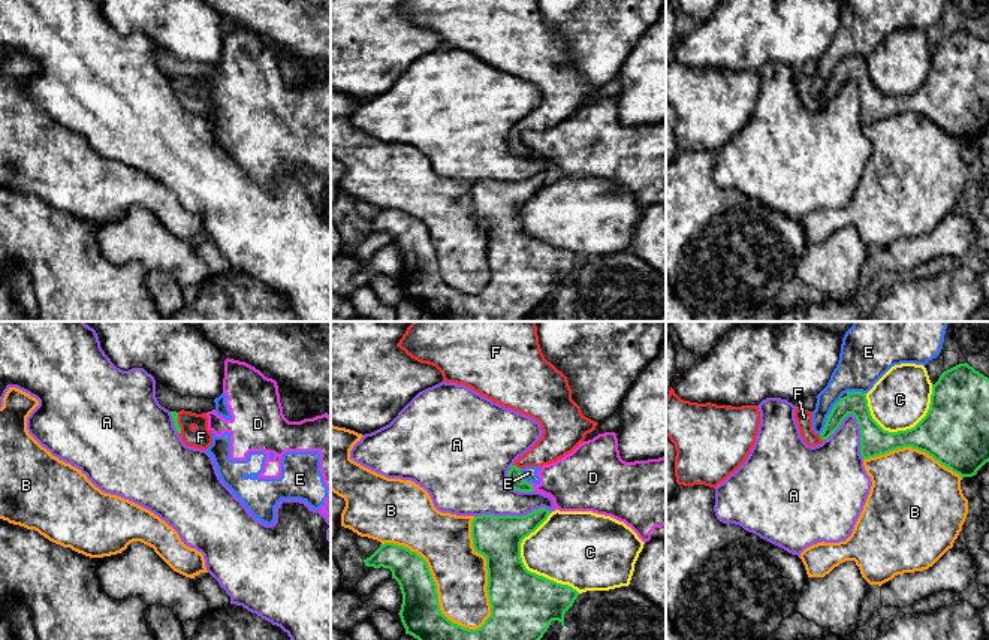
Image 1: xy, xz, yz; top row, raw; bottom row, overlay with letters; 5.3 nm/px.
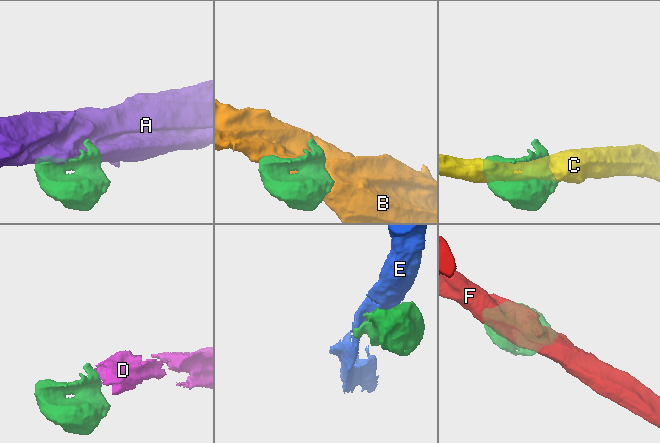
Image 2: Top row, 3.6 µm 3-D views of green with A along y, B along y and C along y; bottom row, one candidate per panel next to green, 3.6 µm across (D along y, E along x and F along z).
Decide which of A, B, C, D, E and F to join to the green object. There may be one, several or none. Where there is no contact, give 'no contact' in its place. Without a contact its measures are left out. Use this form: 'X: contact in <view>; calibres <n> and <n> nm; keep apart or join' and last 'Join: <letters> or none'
A: contact in xz; calibres 240 and 320 nm; keep apart
B: contact in xz; calibres 220 and 280 nm; keep apart
C: contact in xz; calibres 360 and 380 nm; keep apart
D: contact in xz; calibres 80 and 320 nm; keep apart
E: contact in yz; calibres 120 and 180 nm; keep apart
F: contact in xz; calibres 80 and 170 nm; join
Join: F

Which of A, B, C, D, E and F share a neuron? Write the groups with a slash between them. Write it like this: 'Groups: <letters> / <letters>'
Groups: A / B / C / D E / F

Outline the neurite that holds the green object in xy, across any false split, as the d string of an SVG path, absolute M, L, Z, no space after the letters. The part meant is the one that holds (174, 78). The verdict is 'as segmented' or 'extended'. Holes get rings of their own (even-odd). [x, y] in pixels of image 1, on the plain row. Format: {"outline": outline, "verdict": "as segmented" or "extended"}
{"outline": "M171 76L174 91L186 111L206 115L212 109L212 96L208 94L206 78Z", "verdict": "extended"}

